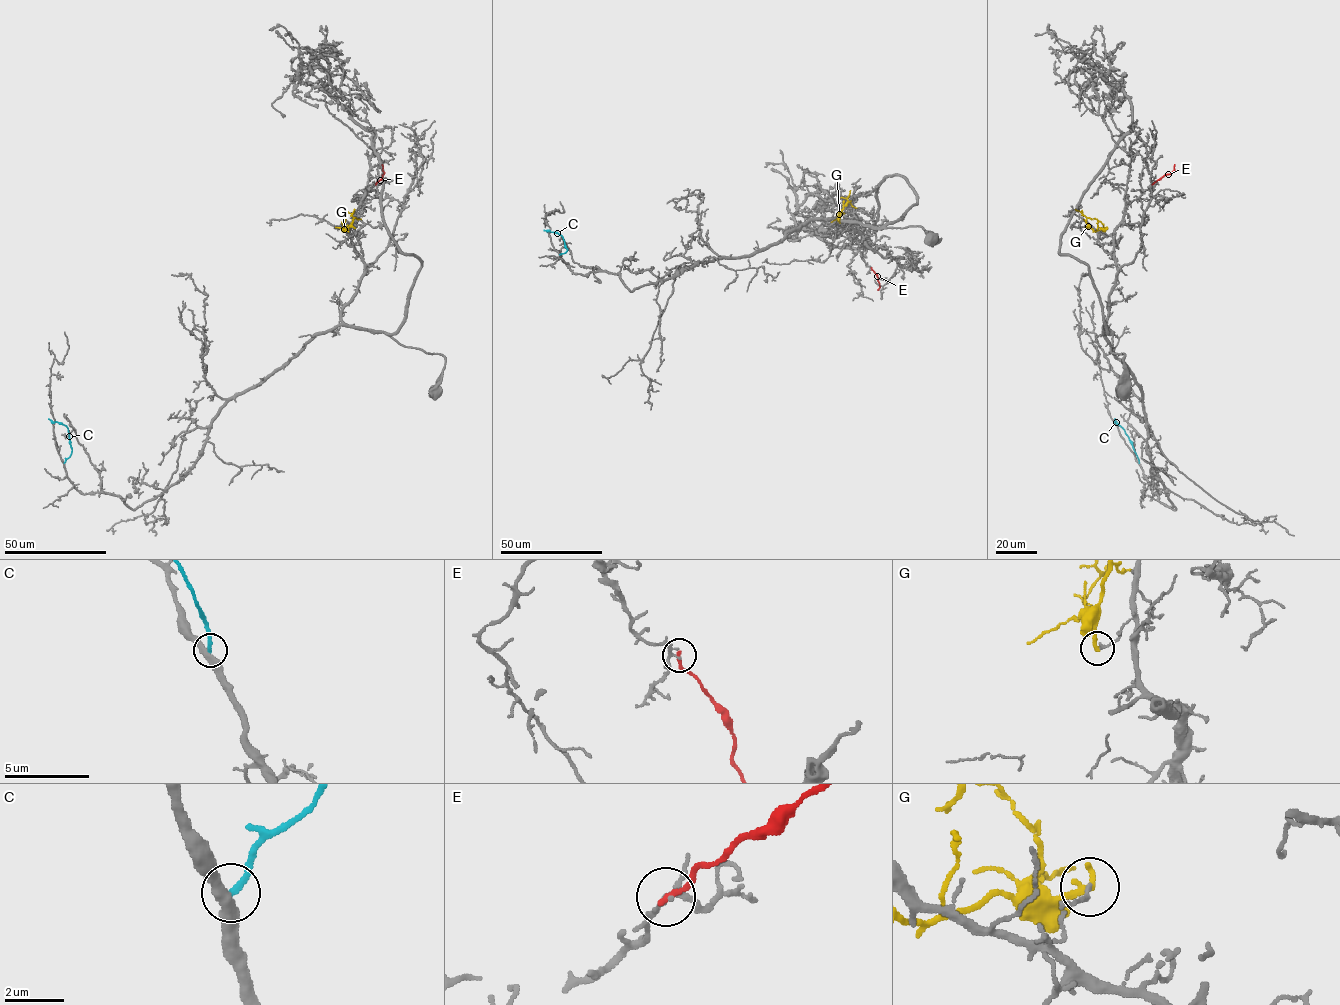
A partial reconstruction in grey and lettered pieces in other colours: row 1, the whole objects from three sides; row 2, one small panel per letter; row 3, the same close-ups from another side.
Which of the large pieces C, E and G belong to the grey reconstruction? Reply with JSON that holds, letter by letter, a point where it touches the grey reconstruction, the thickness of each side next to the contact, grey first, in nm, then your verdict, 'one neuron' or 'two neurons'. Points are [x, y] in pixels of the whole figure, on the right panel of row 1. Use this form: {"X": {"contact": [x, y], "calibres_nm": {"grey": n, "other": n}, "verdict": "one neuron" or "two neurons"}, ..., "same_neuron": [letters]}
{"C": {"contact": [1139, 463], "calibres_nm": {"grey": 400, "other": 240}, "verdict": "two neurons"}, "E": {"contact": [1152, 184], "calibres_nm": {"grey": 150, "other": 200}, "verdict": "two neurons"}, "G": {"contact": [1107, 228], "calibres_nm": {"grey": 140, "other": 280}, "verdict": "two neurons"}, "same_neuron": []}

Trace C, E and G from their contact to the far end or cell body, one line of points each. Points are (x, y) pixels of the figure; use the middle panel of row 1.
C: (559, 254), (567, 250), (564, 239), (557, 233), (544, 230)
E: (871, 267), (878, 278), (878, 290)
G: (839, 222), (850, 190)

